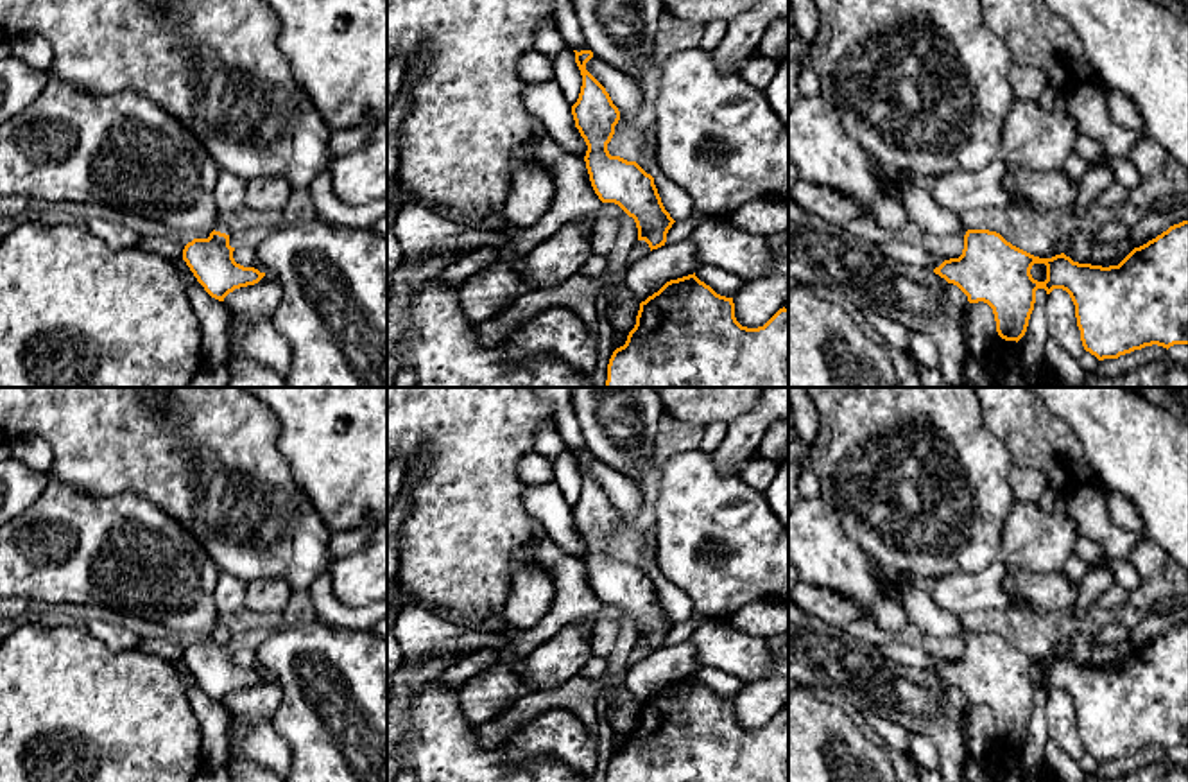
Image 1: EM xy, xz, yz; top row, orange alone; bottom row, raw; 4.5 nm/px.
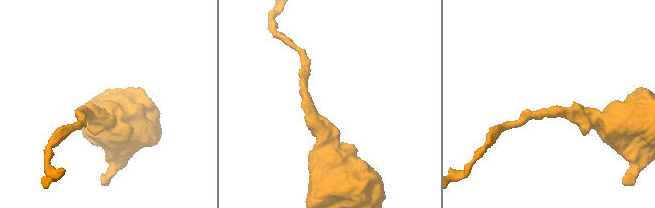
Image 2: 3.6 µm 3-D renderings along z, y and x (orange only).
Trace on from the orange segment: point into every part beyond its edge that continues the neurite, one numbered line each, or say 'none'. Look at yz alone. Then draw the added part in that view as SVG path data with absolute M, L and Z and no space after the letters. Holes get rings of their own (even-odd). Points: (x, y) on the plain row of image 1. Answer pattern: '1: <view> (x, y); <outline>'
1: yz (914, 596); M910 579L896 586L898 601L910 624L930 637L966 637L960 617L937 606L930 595L930 583Z

